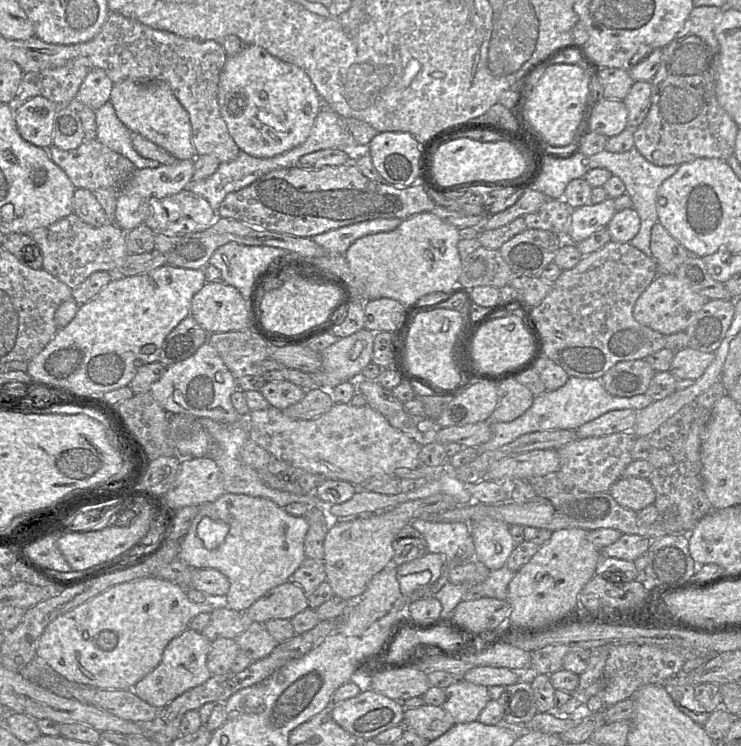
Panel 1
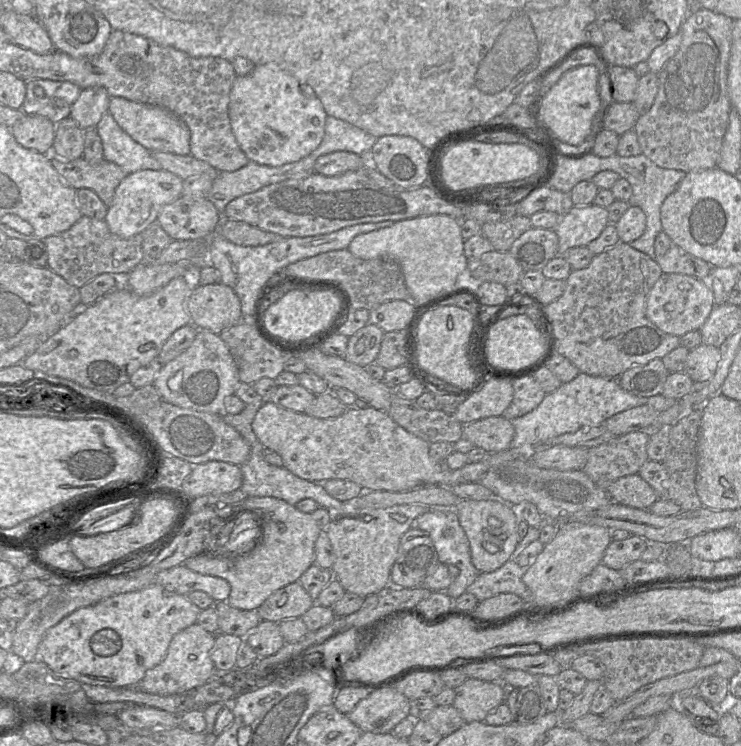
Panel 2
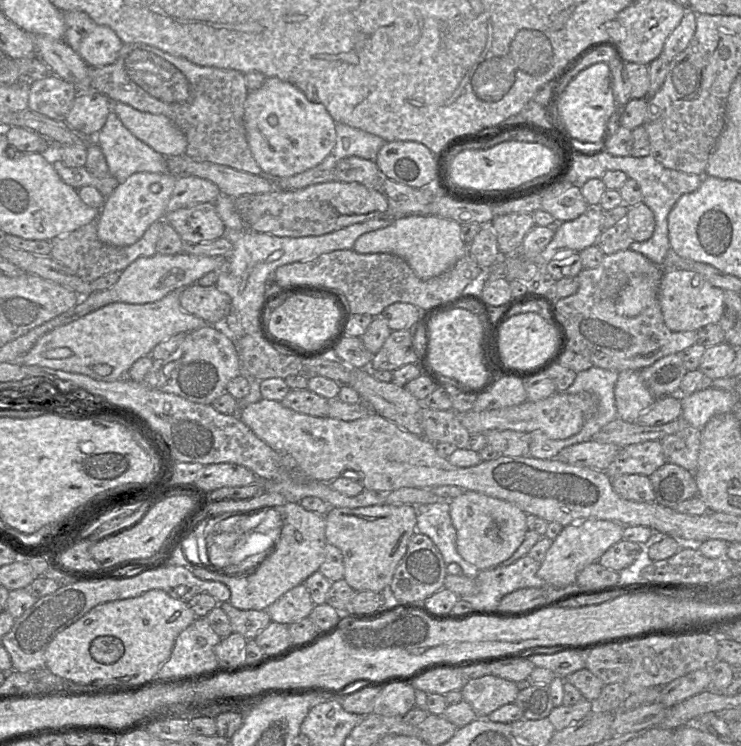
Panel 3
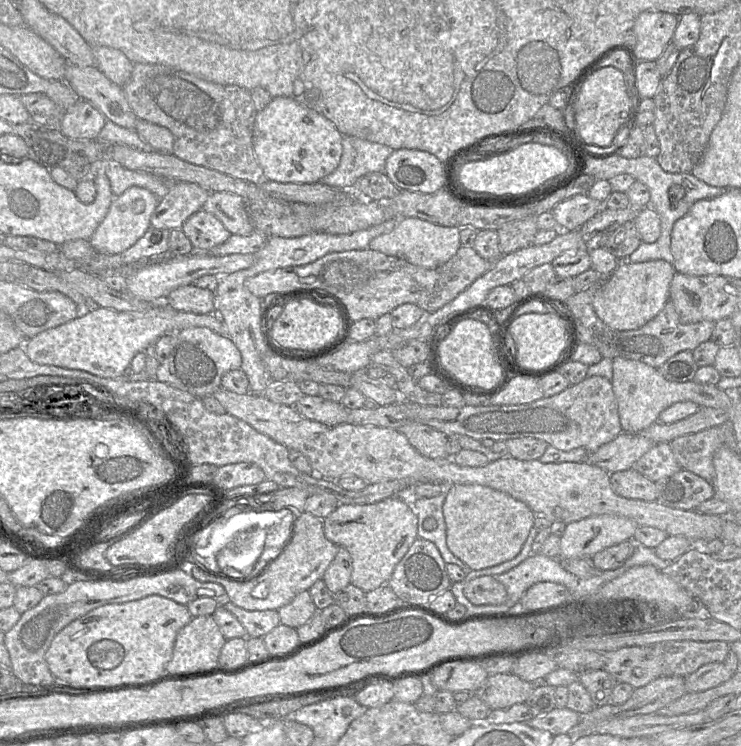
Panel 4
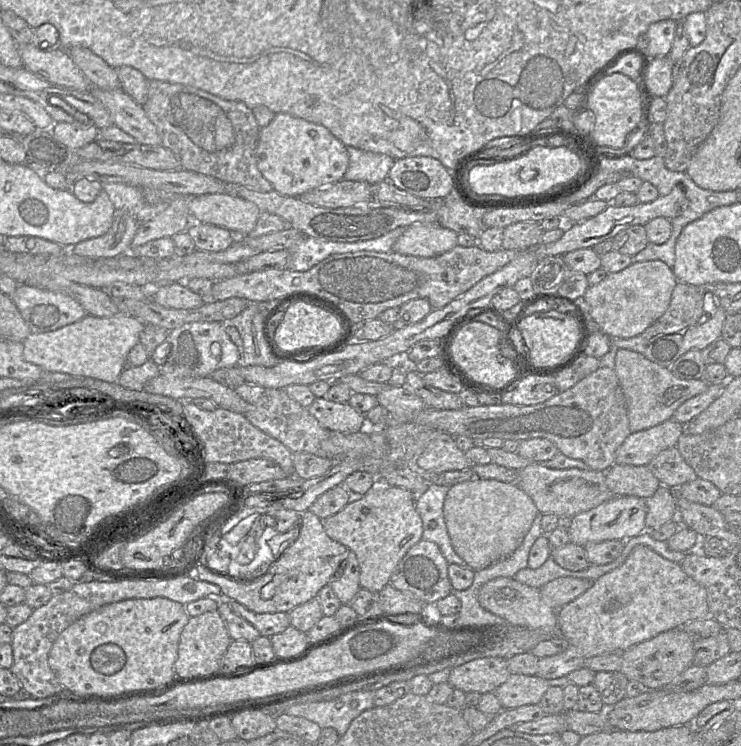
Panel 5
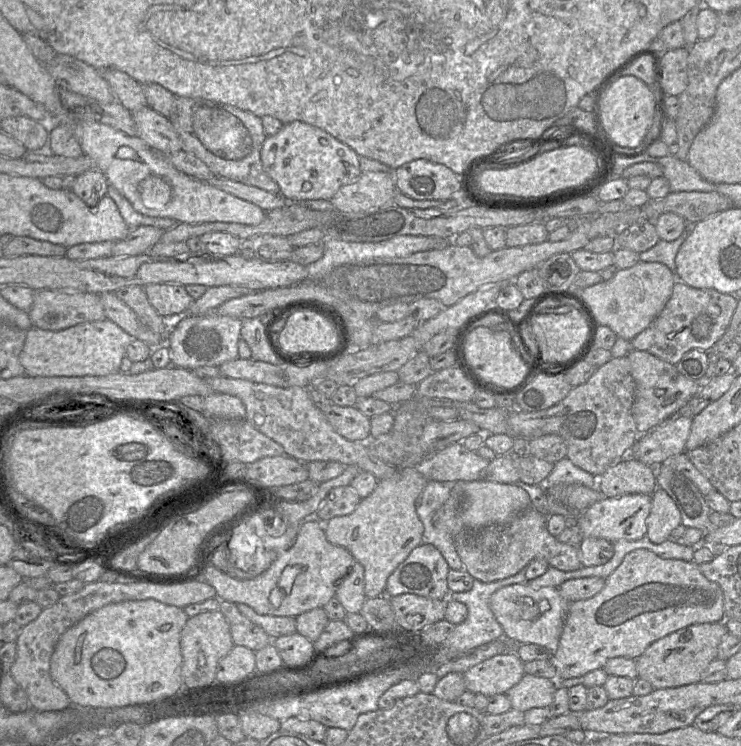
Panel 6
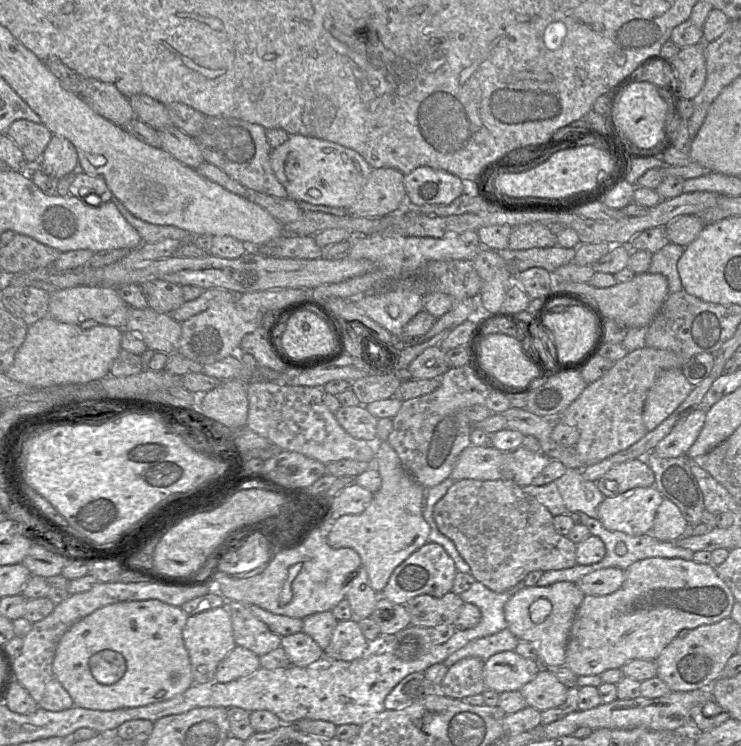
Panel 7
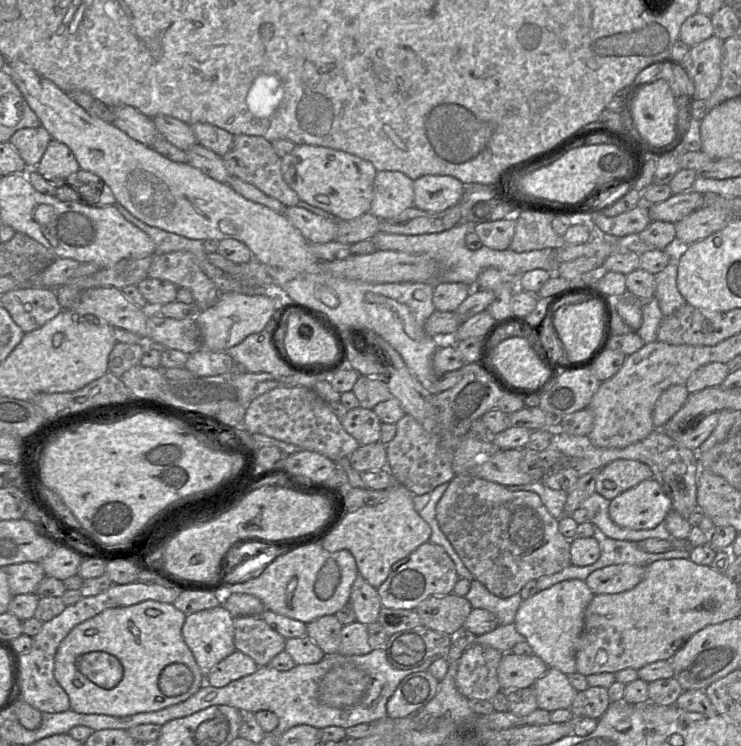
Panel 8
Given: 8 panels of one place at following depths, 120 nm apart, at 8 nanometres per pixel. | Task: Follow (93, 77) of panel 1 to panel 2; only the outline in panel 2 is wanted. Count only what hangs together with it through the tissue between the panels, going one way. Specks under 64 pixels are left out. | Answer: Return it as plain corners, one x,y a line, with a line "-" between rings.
95,86
82,89
71,108
70,117
83,130
95,128
108,111
111,97
104,87

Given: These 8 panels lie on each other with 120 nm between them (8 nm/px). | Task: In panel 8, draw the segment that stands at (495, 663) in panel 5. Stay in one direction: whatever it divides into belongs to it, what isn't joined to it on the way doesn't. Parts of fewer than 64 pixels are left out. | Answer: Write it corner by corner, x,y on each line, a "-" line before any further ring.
503,654
498,666
498,681
503,691
532,687
549,669
539,657
532,655

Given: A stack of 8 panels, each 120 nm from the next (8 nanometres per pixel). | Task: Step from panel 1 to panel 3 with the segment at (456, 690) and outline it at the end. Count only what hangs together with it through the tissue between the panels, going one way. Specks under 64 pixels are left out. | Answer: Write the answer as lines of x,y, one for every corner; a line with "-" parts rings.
494,675
468,680
461,689
463,700
471,705
478,718
486,718
503,705
514,703
519,693
517,683

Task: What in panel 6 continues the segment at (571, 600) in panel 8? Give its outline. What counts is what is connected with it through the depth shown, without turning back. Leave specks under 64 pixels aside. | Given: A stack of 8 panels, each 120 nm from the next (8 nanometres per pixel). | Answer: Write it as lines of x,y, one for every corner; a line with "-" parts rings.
527,583
502,587
490,598
490,608
507,641
515,646
526,643
540,645
549,651
550,656
557,651
569,606
570,602
560,595
558,588
535,589

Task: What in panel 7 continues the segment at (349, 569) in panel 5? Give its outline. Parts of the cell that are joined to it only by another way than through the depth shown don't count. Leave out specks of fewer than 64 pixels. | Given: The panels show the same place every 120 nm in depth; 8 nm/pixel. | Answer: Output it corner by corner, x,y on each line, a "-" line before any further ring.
361,566
347,582
346,599
351,606
353,618
359,620
370,617
379,596
370,586
366,568

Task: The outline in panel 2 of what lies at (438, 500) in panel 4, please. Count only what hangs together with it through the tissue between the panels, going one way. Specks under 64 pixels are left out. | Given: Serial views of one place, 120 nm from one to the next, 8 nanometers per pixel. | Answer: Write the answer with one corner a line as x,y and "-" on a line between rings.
429,509
414,520
412,528
428,533
436,549
439,563
454,565
460,570
458,577
453,578
446,590
447,595
452,600
457,599
466,592
466,589
476,580
481,572
472,563
469,541
459,523
455,509

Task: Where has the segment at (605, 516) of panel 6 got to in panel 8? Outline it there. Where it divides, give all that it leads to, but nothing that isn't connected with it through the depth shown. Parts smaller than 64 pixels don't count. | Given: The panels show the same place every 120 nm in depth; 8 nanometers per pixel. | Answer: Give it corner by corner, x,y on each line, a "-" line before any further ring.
653,478
620,493
609,505
612,521
633,530
655,528
671,510
671,500

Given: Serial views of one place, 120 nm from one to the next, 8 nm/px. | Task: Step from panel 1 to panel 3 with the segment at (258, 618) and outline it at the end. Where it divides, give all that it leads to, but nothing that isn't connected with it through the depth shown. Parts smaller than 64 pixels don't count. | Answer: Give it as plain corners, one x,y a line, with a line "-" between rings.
300,584
266,608
273,622
290,625
309,617
314,603
304,584

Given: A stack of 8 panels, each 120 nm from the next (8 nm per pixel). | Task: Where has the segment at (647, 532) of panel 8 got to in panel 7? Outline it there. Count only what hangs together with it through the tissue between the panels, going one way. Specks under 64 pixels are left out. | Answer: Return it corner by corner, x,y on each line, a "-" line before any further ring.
567,468
565,474
555,481
563,498
567,512
582,512
591,518
598,519
599,505
606,496
598,489
596,482
583,477
582,469

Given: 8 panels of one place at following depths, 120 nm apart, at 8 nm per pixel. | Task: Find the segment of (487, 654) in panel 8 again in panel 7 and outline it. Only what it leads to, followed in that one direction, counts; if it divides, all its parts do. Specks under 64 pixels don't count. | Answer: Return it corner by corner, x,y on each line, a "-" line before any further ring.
464,658
448,668
437,691
441,694
461,700
464,697
482,694
486,690
483,681
484,661
479,658

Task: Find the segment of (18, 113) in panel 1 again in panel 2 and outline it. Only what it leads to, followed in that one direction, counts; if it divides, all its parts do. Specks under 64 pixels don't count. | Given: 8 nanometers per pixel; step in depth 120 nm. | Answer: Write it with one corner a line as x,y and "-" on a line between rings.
25,115
10,129
16,141
24,148
41,154
51,154
55,139
55,125
40,115

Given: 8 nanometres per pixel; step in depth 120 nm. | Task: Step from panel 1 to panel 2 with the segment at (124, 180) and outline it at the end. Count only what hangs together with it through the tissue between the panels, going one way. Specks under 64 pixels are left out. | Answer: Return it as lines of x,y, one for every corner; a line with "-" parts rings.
50,155
50,161
66,184
76,190
93,190
107,207
112,202
115,189
128,175
120,166
106,160
91,165
83,157
63,161

